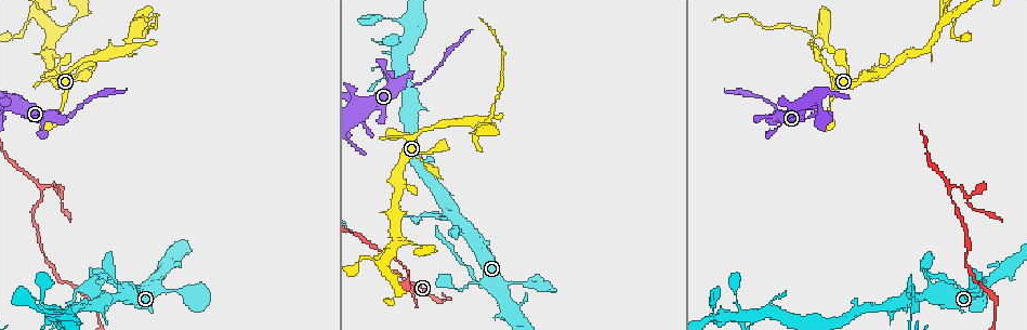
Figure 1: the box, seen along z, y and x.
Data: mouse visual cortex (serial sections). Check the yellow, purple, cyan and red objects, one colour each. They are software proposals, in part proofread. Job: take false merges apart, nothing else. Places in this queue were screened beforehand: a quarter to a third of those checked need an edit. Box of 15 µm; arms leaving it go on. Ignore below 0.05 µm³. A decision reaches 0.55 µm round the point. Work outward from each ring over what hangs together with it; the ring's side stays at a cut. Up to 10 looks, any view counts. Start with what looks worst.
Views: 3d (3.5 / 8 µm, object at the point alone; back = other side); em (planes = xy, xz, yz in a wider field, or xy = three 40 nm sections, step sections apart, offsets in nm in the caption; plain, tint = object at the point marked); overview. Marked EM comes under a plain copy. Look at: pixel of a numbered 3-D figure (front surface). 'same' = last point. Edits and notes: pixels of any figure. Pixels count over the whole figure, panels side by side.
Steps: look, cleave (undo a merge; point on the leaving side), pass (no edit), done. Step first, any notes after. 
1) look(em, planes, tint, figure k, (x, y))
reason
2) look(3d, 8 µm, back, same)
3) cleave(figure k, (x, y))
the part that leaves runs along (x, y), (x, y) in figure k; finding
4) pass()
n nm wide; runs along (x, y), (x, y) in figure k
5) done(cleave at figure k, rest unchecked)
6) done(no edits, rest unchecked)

look(3d, 3.5 µm, figure 1, (414, 86))
a narrow waist

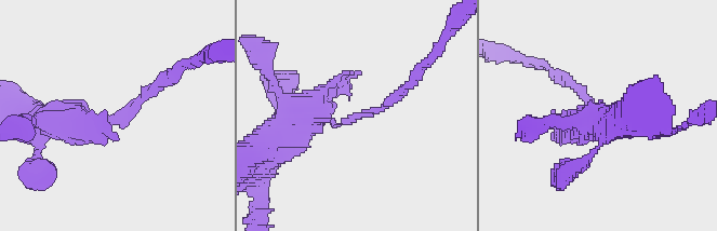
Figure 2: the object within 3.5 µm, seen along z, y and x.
look(em, xy, step 5, tint, figure 2, (341, 124))

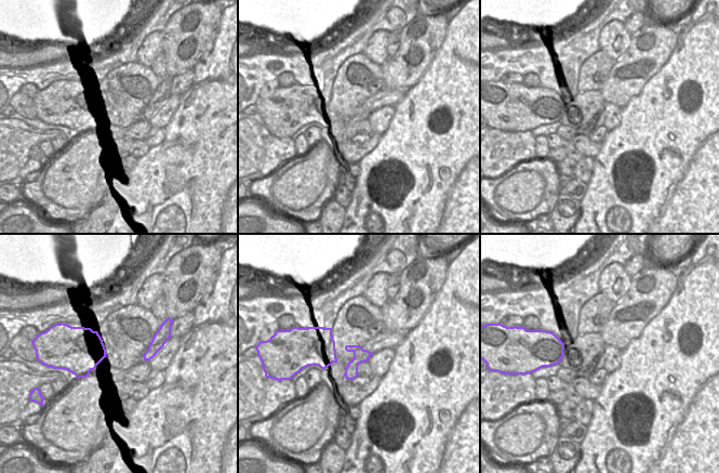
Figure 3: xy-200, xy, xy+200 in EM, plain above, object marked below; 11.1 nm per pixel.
cleave(figure 2, (133, 111))
a second cell is stuck on

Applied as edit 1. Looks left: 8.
look(3d, 3.5 µm, figure 1, (948, 190))

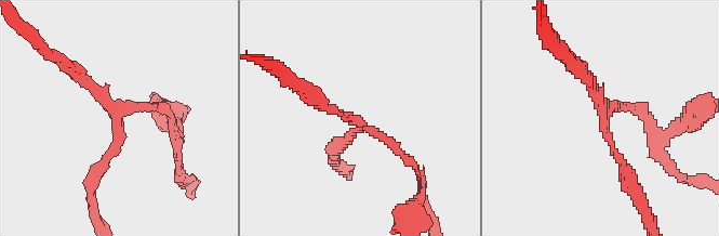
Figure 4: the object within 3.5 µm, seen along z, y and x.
look(em, planes, tint, figure 4, (359, 125))
3 arms; arms of 100, 150, 200 nm; shape alone is not enough

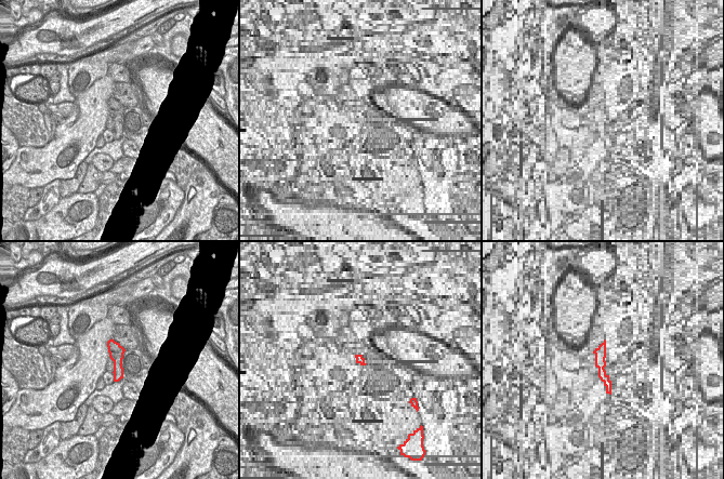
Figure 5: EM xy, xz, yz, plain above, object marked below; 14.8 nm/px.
cleave(figure 4, (393, 145))
a second cell is stuck on

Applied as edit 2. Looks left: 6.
look(overview)

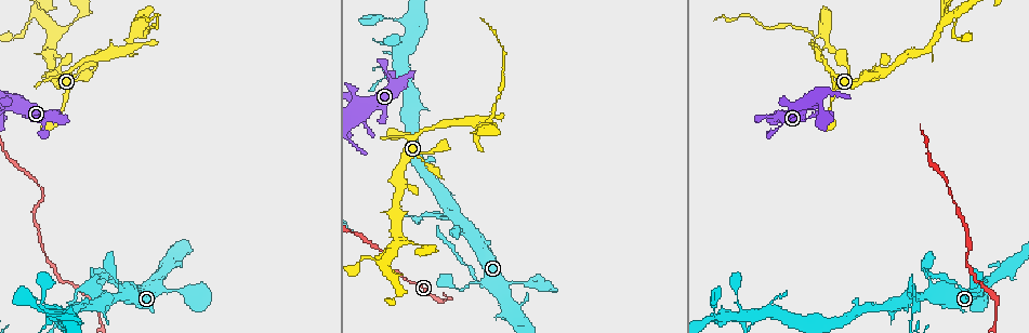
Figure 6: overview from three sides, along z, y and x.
look(3d, 3.5 µm, figure 6, (819, 48))

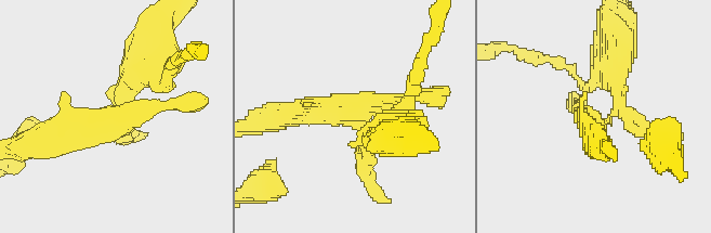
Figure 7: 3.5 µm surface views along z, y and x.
look(em, xy, step 5, tint, figure 7, (114, 124))
need the tissue

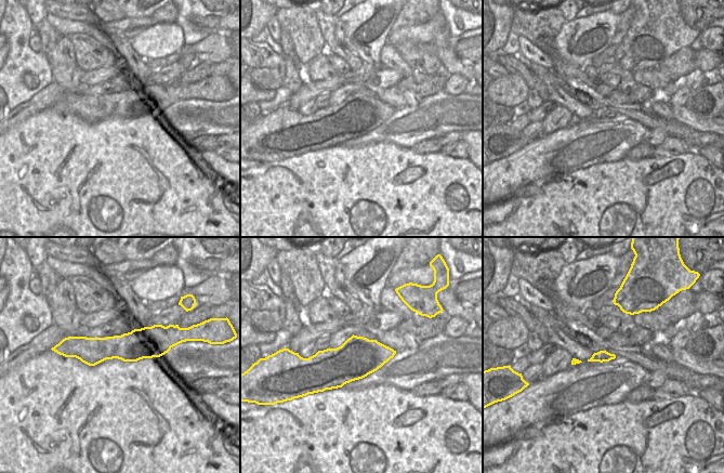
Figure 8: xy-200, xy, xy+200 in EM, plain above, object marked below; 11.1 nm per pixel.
cleave(figure 7, (608, 79))
the part that leaves runs along (611, 117), (619, 27) in figure 7; a second cell is stuck on

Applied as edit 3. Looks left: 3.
look(3d, 8 µm, figure 6, (82, 11))
three-way junction

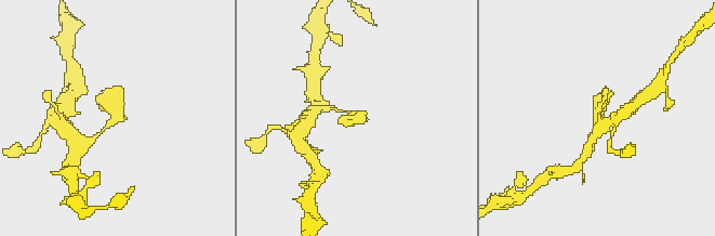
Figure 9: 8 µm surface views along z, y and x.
look(3d, 3.5 µm, figure 9, (113, 117))
zoom in

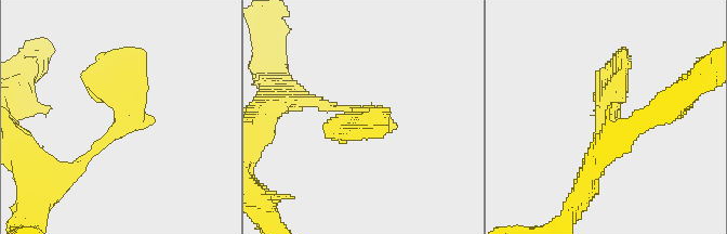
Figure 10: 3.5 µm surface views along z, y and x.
pass()
runs along (592, 165), (608, 94), (630, 61) in figure 10; one cell here

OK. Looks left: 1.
done(cleave at figure 2, cleave at figure 4, cleave at figure 7, rest unchecked)

